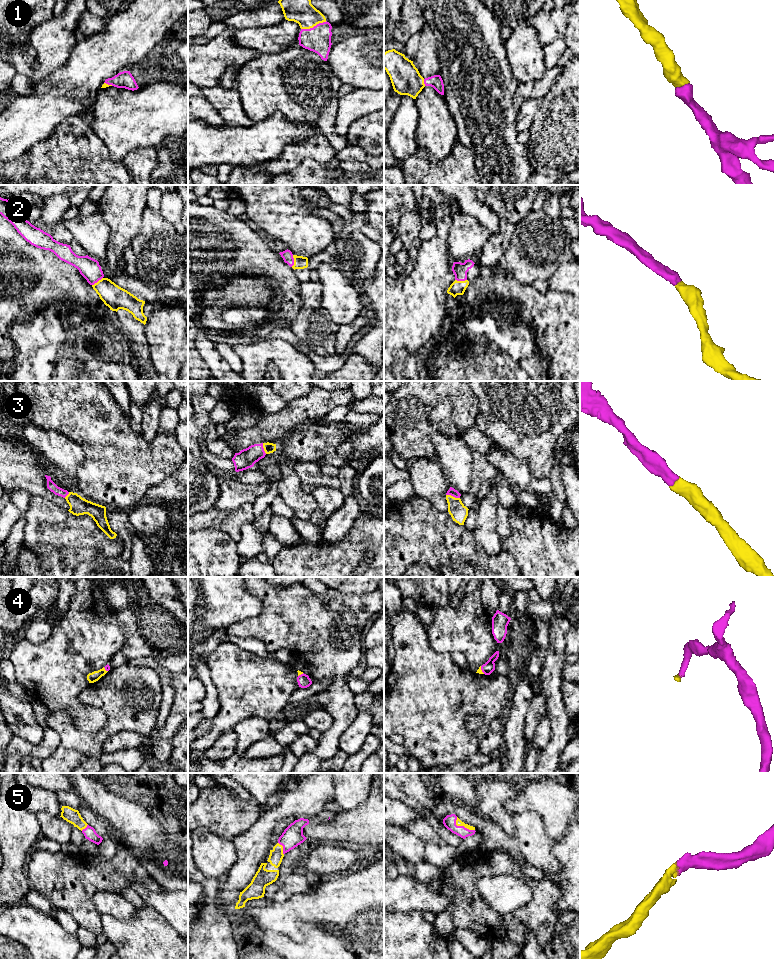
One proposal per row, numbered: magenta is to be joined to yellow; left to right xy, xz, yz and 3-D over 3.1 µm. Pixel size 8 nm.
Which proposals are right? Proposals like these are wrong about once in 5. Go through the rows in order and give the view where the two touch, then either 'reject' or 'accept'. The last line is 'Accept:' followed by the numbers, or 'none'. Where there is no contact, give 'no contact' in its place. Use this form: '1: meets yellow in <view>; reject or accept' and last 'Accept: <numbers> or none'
1: meets yellow in xz; accept
2: meets yellow in xz; accept
3: meets yellow in yz; accept
4: meets yellow in yz; accept
5: meets yellow in yz; accept
Accept: 1, 2, 3, 4, 5

